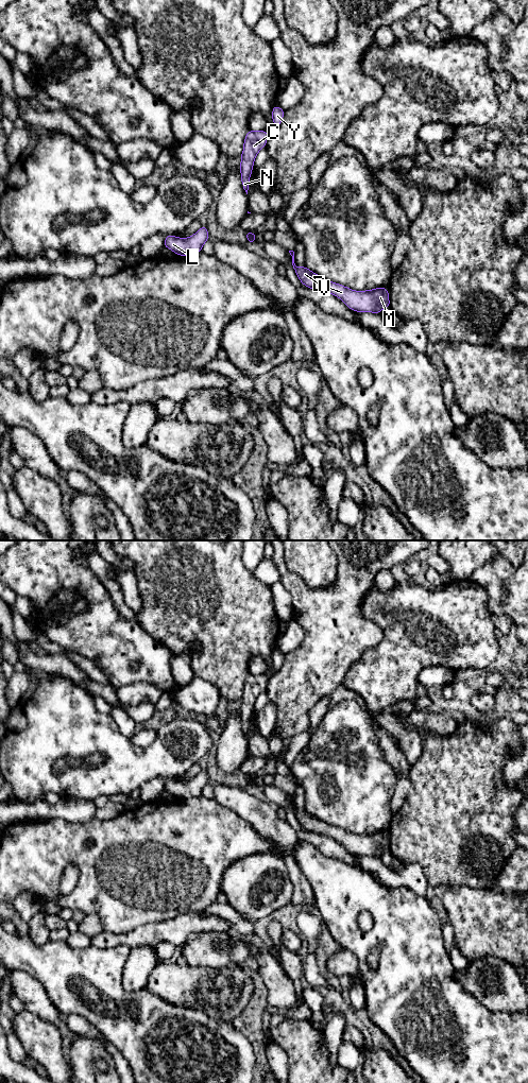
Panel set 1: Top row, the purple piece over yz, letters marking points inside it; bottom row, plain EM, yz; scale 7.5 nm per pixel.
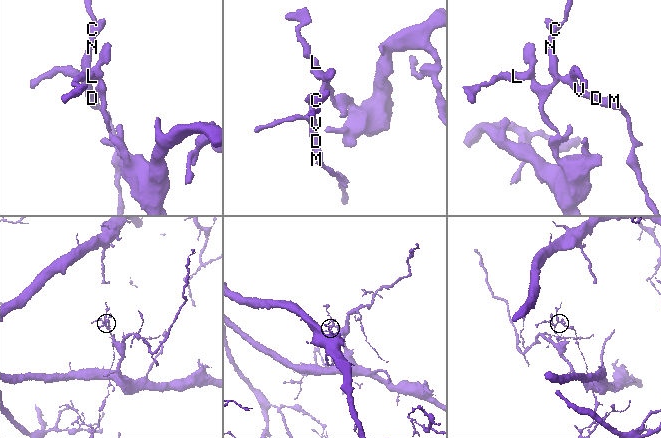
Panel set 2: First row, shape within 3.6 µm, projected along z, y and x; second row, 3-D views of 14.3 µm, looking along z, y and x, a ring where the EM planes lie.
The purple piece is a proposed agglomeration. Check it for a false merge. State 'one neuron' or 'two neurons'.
two neurons

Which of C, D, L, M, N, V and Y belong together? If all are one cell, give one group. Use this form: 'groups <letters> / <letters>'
groups C D M N V Y / L

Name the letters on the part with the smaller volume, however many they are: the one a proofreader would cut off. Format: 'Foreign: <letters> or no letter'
Foreign: C, D, M, N, V, Y

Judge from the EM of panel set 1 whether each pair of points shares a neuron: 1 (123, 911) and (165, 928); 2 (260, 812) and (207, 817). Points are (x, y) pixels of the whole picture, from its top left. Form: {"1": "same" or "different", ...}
{"1": "different", "2": "different"}

